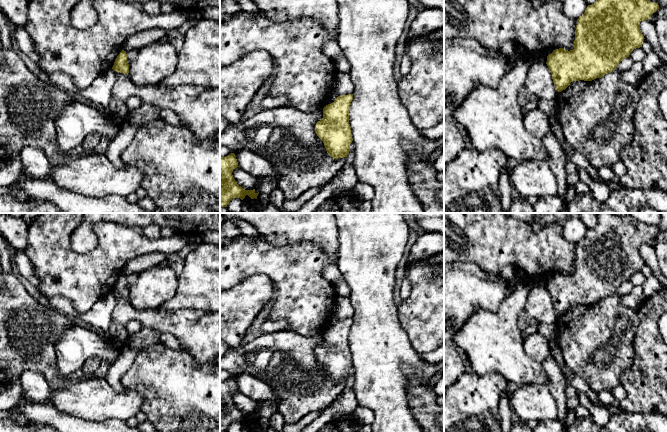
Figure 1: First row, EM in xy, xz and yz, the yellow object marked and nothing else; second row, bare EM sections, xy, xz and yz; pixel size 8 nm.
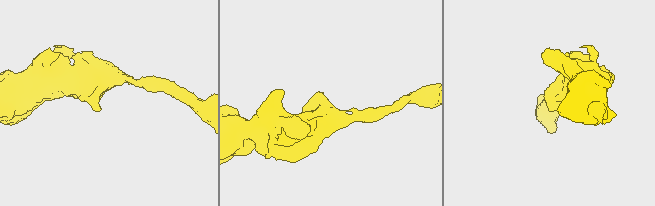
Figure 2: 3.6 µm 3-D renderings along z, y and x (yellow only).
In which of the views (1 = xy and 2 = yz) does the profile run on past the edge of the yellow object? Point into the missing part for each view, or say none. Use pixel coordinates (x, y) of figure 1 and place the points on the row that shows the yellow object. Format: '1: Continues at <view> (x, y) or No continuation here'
1: No continuation here
2: No continuation here

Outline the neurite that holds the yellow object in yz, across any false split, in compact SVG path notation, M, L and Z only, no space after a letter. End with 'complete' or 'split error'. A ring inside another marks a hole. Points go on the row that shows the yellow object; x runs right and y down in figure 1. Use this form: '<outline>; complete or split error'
M596 0L594 4L588 5L584 14L577 19L574 49L555 49L547 56L546 64L552 74L556 90L561 92L573 81L592 81L616 70L617 65L629 57L634 49L642 47L645 38L640 30L640 22L649 20L658 9L658 3L648 0Z; complete

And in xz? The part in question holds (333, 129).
M353 94L338 96L336 100L323 108L323 118L315 125L317 136L323 141L327 153L333 158L347 157L350 144L353 141L349 124L349 110L353 100Z; complete

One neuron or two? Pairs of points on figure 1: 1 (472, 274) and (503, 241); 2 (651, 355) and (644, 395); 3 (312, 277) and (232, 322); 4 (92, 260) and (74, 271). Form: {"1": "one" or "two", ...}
{"1": "two", "2": "one", "3": "two", "4": "one"}

